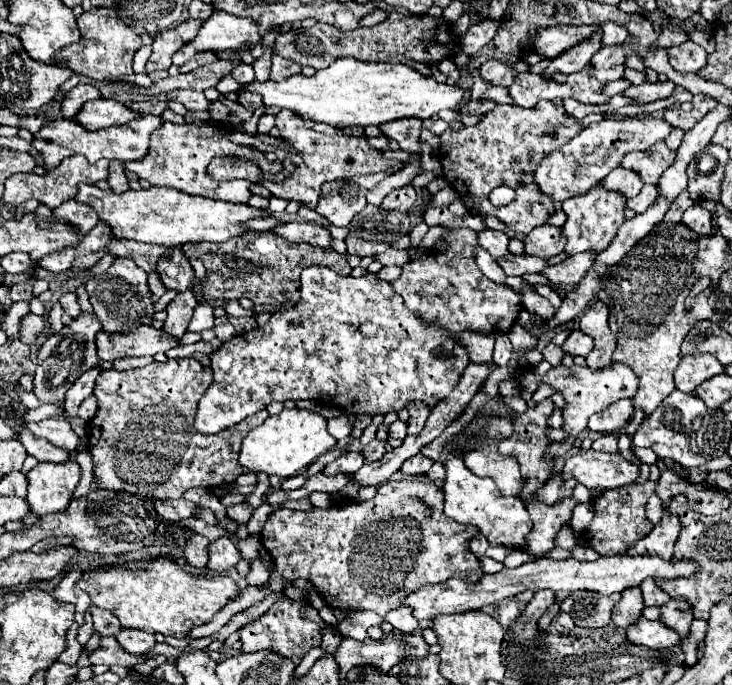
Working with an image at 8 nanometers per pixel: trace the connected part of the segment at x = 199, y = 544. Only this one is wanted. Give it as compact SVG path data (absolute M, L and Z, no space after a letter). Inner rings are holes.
M193 532L189 536L189 540L185 542L185 546L183 546L183 554L185 554L187 562L191 566L205 568L207 566L207 546L209 546L209 540L199 536L197 532Z

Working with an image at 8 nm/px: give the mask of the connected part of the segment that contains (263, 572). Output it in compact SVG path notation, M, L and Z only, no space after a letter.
M257 556L253 562L251 562L251 570L247 574L247 582L249 584L265 584L269 580L269 568L265 566L265 562L261 560L261 556Z

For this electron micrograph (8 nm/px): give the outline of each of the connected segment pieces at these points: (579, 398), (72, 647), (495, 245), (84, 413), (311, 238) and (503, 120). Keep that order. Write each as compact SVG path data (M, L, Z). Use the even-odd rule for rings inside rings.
M613 362L611 366L607 368L589 368L587 364L583 366L577 366L573 364L571 368L569 366L557 366L557 368L551 368L543 378L537 376L533 370L521 370L521 378L519 378L519 384L523 386L523 398L529 400L535 392L535 384L539 382L545 382L545 384L551 384L557 392L561 392L565 396L565 410L563 410L563 430L567 430L571 434L571 438L563 440L563 442L555 442L553 448L549 450L549 458L559 458L559 456L565 456L571 448L573 448L573 442L575 442L575 436L587 426L587 420L591 414L595 412L601 412L605 410L609 404L613 404L615 400L621 400L621 398L633 398L637 394L637 388L639 388L639 376L625 364L621 362Z
M74 623L67 632L66 648L63 650L63 654L59 654L59 662L63 662L63 664L75 664L83 650L83 646L76 640L78 628L77 623Z
M497 230L479 232L479 246L485 248L491 254L491 258L495 258L495 260L511 256L509 236L505 232L497 232Z
M95 396L85 398L85 400L81 402L81 406L79 406L79 418L91 420L91 418L95 416L95 412L97 412L97 398L95 398Z
M289 222L287 226L275 226L273 232L289 242L305 242L305 244L313 244L313 246L323 246L323 248L331 248L331 234L327 228L317 226L317 224L299 224L299 222Z
M547 100L537 102L533 108L501 104L485 114L479 124L465 126L459 132L447 128L441 134L439 156L443 164L443 176L457 190L459 200L471 214L495 216L507 228L525 236L537 226L547 224L555 212L551 196L543 194L535 184L535 170L539 162L551 150L557 150L575 134L579 134L581 128L581 120L569 116L563 106ZM501 184L511 186L517 196L509 206L495 208L489 202L489 192Z

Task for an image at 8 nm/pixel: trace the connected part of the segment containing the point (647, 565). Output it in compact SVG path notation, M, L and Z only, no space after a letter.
M601 556L595 562L581 562L575 558L569 560L551 560L551 558L539 558L535 562L527 562L519 568L503 568L497 574L485 574L479 584L467 584L463 580L447 580L433 586L423 586L417 592L409 594L403 605L411 606L415 616L419 620L427 620L439 614L463 614L469 610L481 610L483 606L497 604L509 596L515 596L519 592L531 590L543 590L551 588L555 592L575 592L575 590L595 590L605 596L611 596L615 592L623 592L631 586L639 586L639 582L647 578L659 578L659 580L673 580L673 578L687 578L699 572L699 564L693 560L679 560L679 562L665 562L655 556Z

